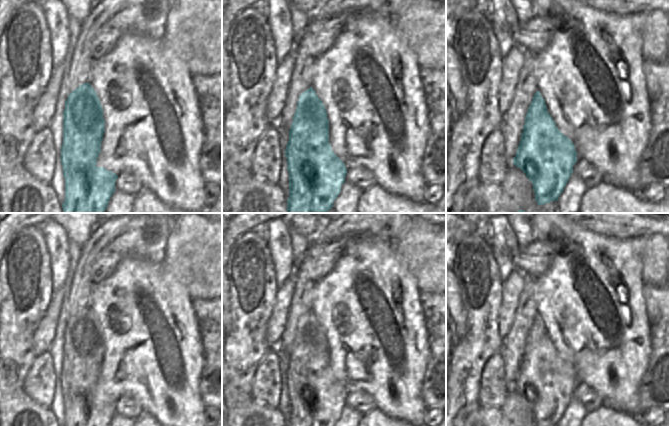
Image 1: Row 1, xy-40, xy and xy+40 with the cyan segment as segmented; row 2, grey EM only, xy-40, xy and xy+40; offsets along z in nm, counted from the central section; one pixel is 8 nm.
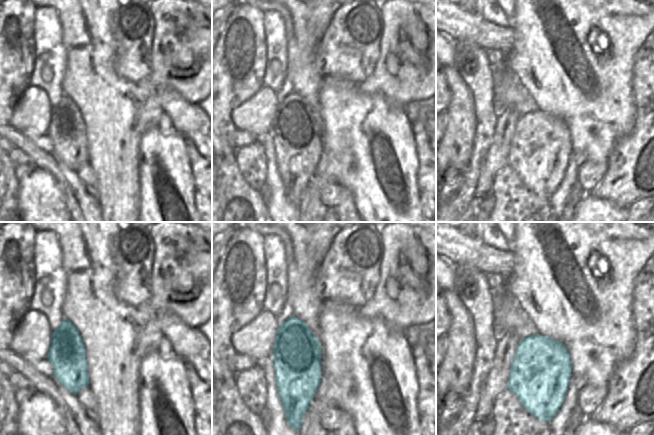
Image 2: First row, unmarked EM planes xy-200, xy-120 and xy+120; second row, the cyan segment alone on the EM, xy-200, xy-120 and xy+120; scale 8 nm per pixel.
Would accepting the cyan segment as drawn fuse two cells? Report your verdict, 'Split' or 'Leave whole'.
Split

